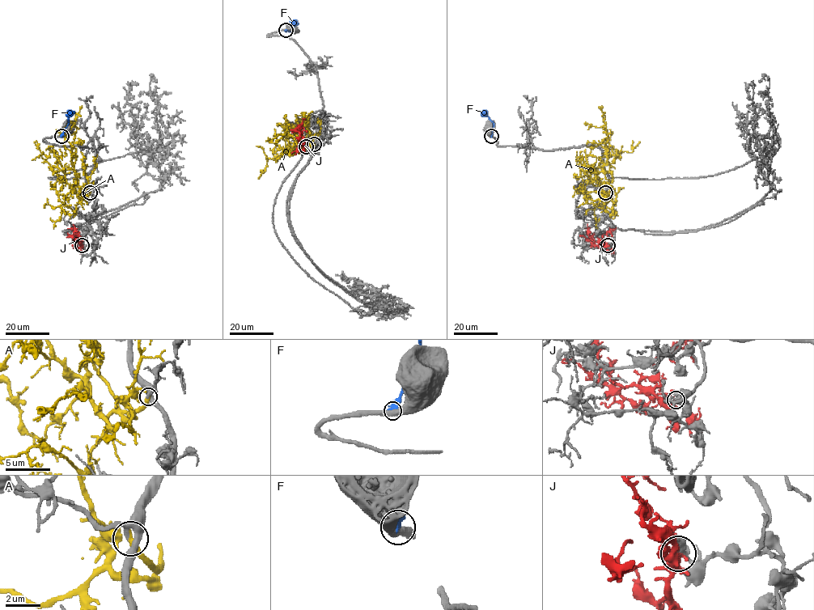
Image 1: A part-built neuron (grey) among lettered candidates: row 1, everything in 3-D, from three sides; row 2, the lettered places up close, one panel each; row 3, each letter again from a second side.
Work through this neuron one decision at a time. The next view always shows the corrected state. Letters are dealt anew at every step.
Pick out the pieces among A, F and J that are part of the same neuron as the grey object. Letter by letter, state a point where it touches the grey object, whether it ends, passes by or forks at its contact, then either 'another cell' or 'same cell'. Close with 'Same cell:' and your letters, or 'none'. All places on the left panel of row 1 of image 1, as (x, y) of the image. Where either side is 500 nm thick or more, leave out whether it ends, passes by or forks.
A: contact (90, 192); it ends; same cell
F: contact (61, 136); it ends; another cell
J: contact (82, 245); it ends; another cell
Same cell: A

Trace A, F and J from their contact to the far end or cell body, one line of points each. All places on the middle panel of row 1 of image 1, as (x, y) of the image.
A: (314, 144), (289, 151), (282, 148), (282, 155), (268, 158), (258, 178)
F: (286, 30), (292, 31), (292, 23), (296, 19)
J: (306, 146), (299, 128), (303, 127), (297, 126)

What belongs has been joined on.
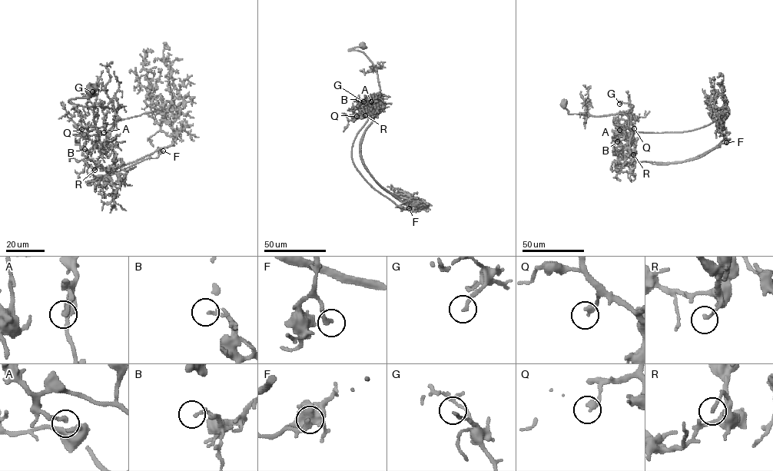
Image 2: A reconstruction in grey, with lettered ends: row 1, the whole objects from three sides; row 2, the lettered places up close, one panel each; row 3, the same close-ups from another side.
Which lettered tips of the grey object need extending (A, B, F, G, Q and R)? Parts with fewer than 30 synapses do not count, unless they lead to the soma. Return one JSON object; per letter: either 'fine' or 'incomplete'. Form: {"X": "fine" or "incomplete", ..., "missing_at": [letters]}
{"A": "fine", "B": "fine", "F": "incomplete", "G": "fine", "Q": "fine", "R": "fine", "missing_at": ["F"]}

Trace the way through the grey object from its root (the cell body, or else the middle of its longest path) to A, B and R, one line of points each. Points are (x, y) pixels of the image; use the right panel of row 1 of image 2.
A: (563, 104), (568, 114), (624, 114), (632, 132), (631, 143), (625, 131), (618, 128), (619, 130)
B: (563, 104), (568, 114), (592, 116), (625, 114), (632, 132), (632, 144), (628, 139), (617, 141)
R: (563, 104), (568, 114), (592, 116), (625, 114), (632, 132), (630, 140), (634, 146), (633, 154)

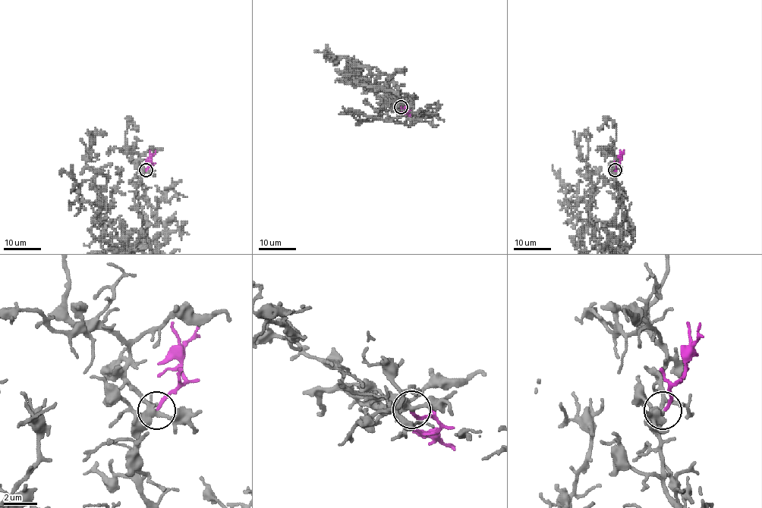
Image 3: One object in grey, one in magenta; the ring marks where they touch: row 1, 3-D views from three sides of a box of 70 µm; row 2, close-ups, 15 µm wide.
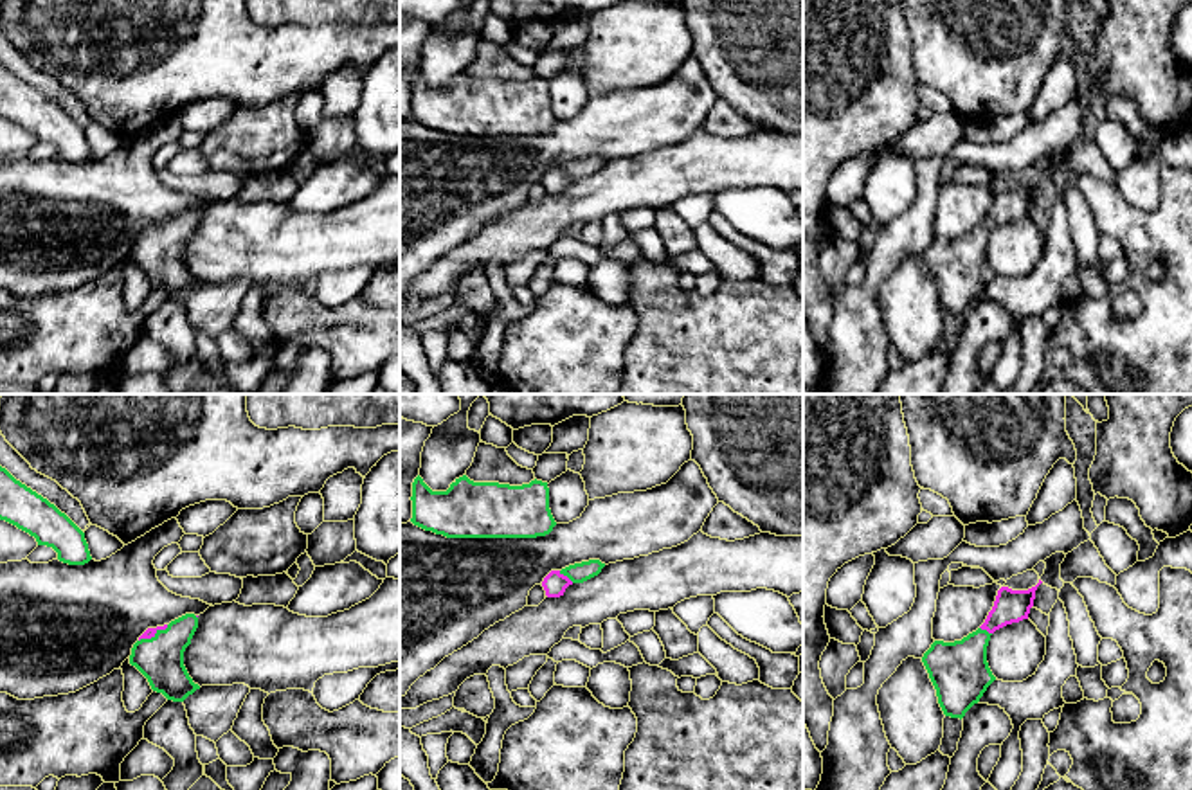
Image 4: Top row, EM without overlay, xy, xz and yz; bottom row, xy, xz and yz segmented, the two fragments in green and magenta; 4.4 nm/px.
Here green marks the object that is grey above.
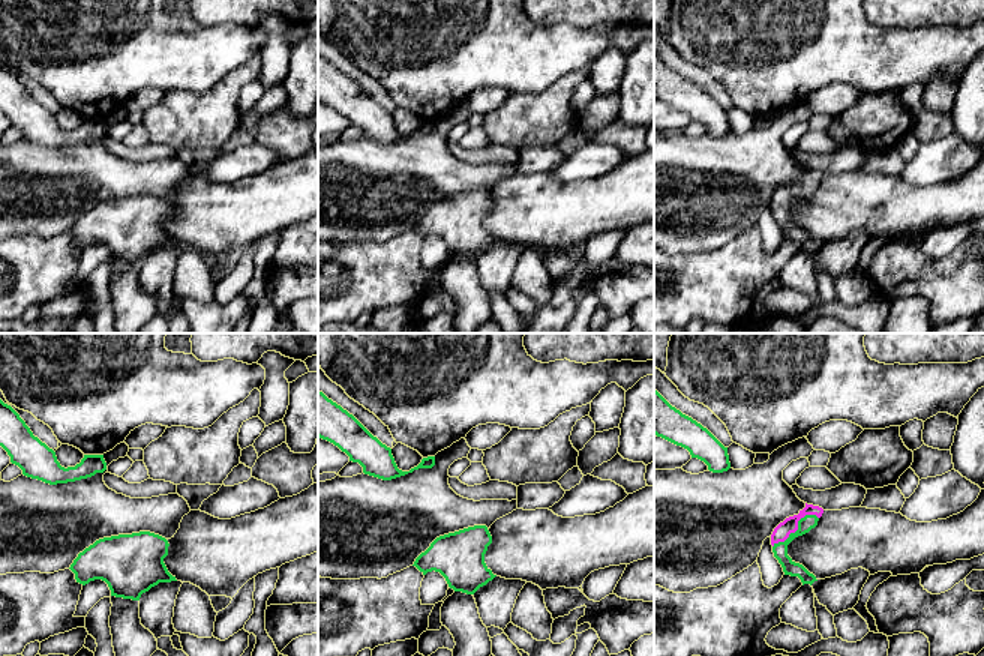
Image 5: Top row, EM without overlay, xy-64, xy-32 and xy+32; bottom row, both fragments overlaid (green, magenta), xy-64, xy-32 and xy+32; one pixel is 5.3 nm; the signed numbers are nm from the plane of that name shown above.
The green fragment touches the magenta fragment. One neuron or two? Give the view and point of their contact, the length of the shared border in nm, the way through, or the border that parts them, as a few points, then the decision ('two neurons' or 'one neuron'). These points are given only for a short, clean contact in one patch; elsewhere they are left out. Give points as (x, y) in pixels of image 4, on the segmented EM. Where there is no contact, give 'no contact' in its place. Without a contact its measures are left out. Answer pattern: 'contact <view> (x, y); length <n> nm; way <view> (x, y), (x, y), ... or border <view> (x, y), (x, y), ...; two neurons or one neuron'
contact xz (566, 574); length 90 nm; way xz (578, 573), (566, 574), (555, 583); one neuron

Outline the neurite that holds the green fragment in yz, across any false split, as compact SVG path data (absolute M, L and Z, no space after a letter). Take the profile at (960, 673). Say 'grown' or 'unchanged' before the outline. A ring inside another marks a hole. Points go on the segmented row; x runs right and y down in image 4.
grown | M1039 579L1028 590L1001 587L992 610L976 632L954 642L935 641L924 653L922 662L945 716L962 720L996 680L987 662L990 635L1007 624L1028 619L1041 583Z

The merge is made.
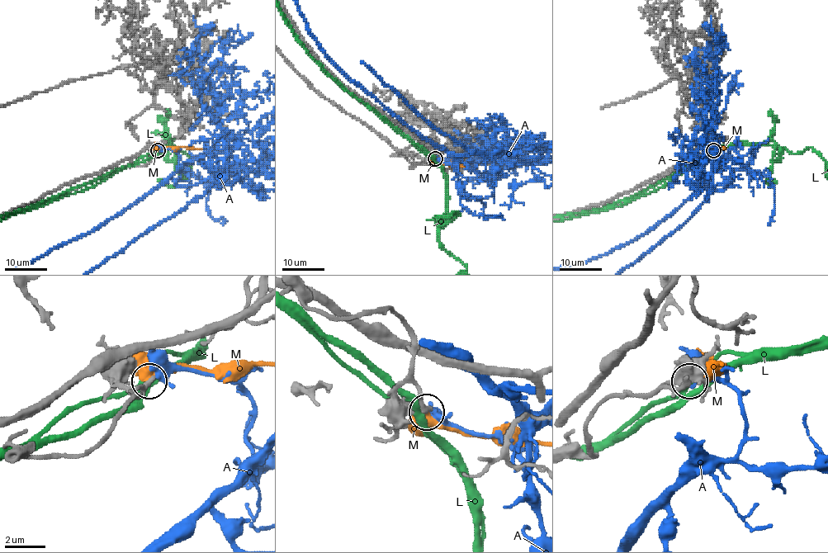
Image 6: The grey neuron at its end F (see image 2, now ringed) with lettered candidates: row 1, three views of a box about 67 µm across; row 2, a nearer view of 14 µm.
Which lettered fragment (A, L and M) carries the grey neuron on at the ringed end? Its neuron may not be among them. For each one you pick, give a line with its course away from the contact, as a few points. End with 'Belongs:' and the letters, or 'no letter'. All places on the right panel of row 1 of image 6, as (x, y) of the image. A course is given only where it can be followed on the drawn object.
Belongs: no letter

